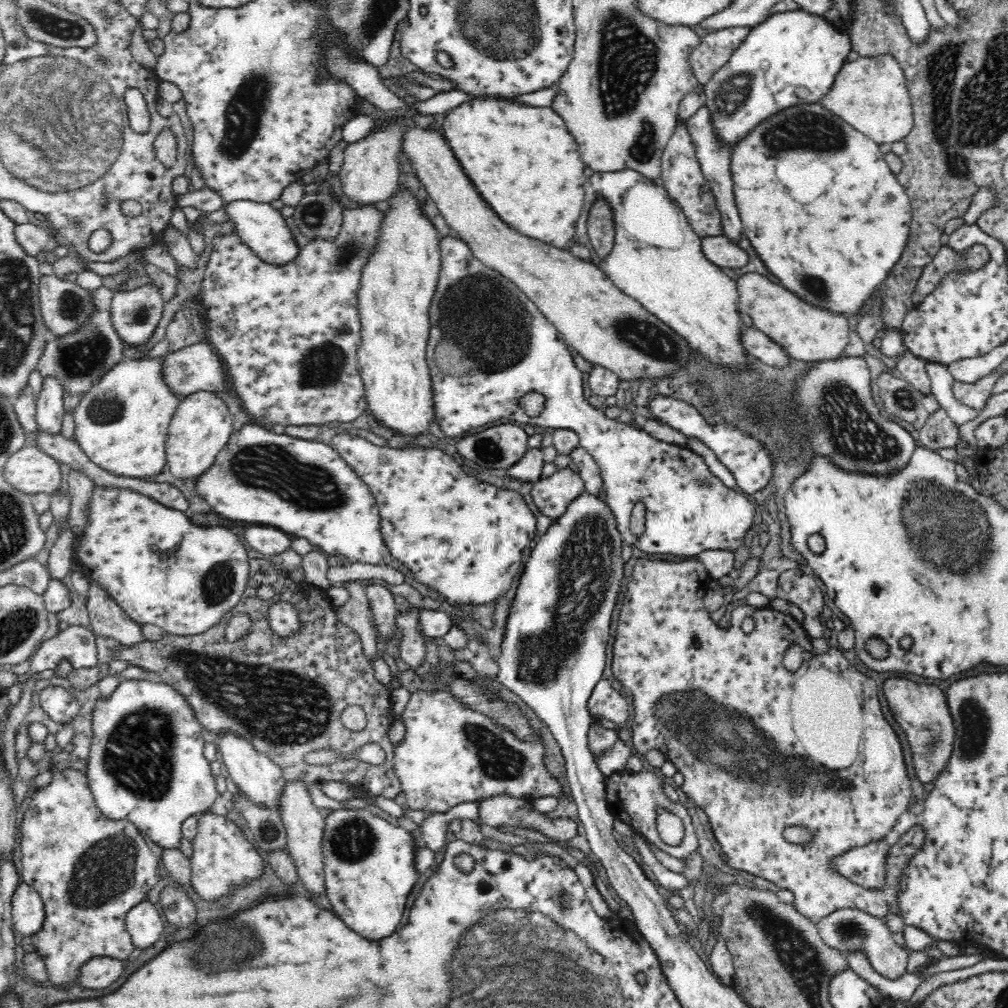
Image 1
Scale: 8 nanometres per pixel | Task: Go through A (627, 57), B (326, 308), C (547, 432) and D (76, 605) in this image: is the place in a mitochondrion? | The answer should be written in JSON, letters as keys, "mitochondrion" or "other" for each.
{"A":"mitochondrion","B":"other","C":"other","D":"other"}

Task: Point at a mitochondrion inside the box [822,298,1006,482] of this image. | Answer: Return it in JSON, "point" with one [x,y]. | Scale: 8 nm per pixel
{"point":[904,399]}

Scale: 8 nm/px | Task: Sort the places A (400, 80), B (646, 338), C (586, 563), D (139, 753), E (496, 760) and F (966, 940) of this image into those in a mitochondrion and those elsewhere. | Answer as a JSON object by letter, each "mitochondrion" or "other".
{"A":"other","B":"mitochondrion","C":"mitochondrion","D":"mitochondrion","E":"mitochondrion","F":"other"}

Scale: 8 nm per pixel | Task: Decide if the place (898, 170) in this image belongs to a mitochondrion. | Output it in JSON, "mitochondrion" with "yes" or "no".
{"mitochondrion":"no"}

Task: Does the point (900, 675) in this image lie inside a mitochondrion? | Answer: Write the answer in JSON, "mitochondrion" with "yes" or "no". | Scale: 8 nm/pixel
{"mitochondrion":"no"}

